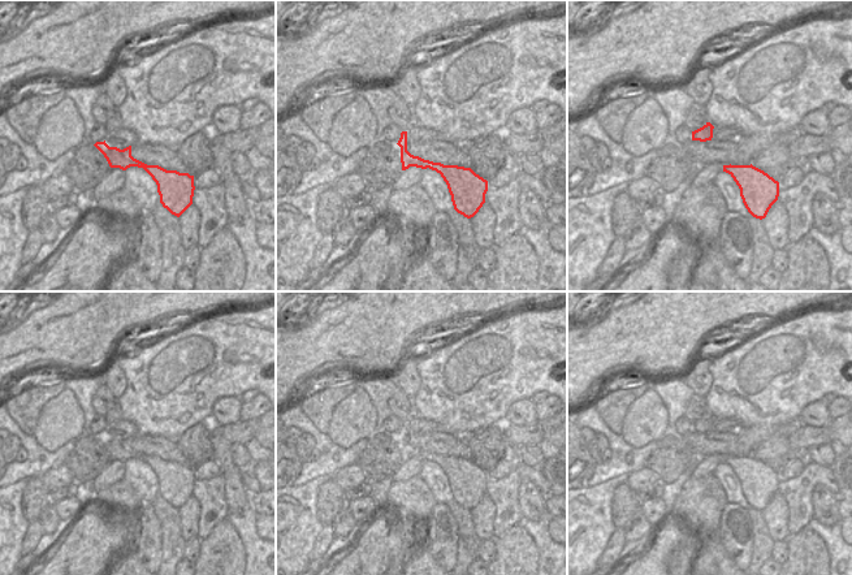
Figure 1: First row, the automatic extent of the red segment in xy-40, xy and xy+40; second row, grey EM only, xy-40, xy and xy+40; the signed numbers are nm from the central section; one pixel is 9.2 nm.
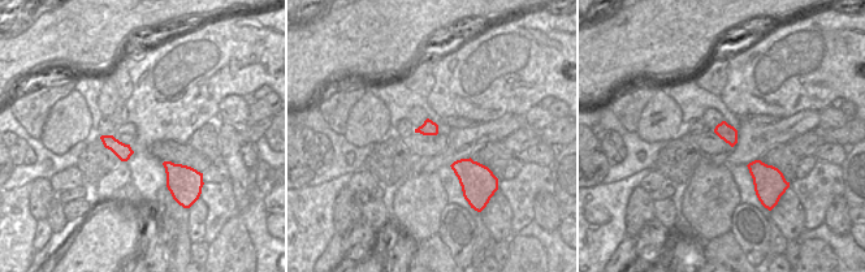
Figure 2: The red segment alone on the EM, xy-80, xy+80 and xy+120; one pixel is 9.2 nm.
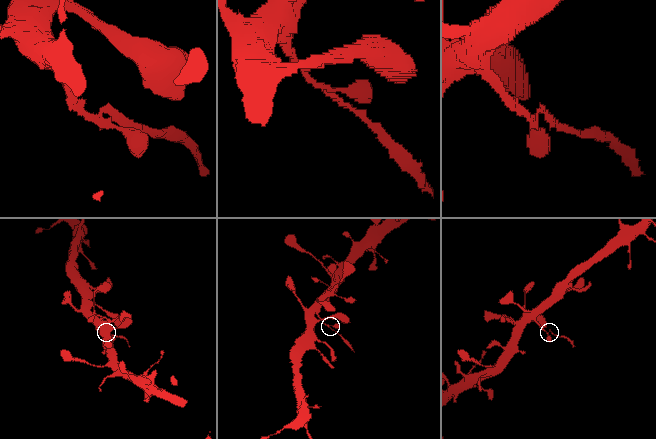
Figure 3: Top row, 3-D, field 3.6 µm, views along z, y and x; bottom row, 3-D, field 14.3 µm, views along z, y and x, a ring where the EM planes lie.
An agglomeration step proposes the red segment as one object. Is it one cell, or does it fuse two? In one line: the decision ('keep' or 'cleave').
cleave

